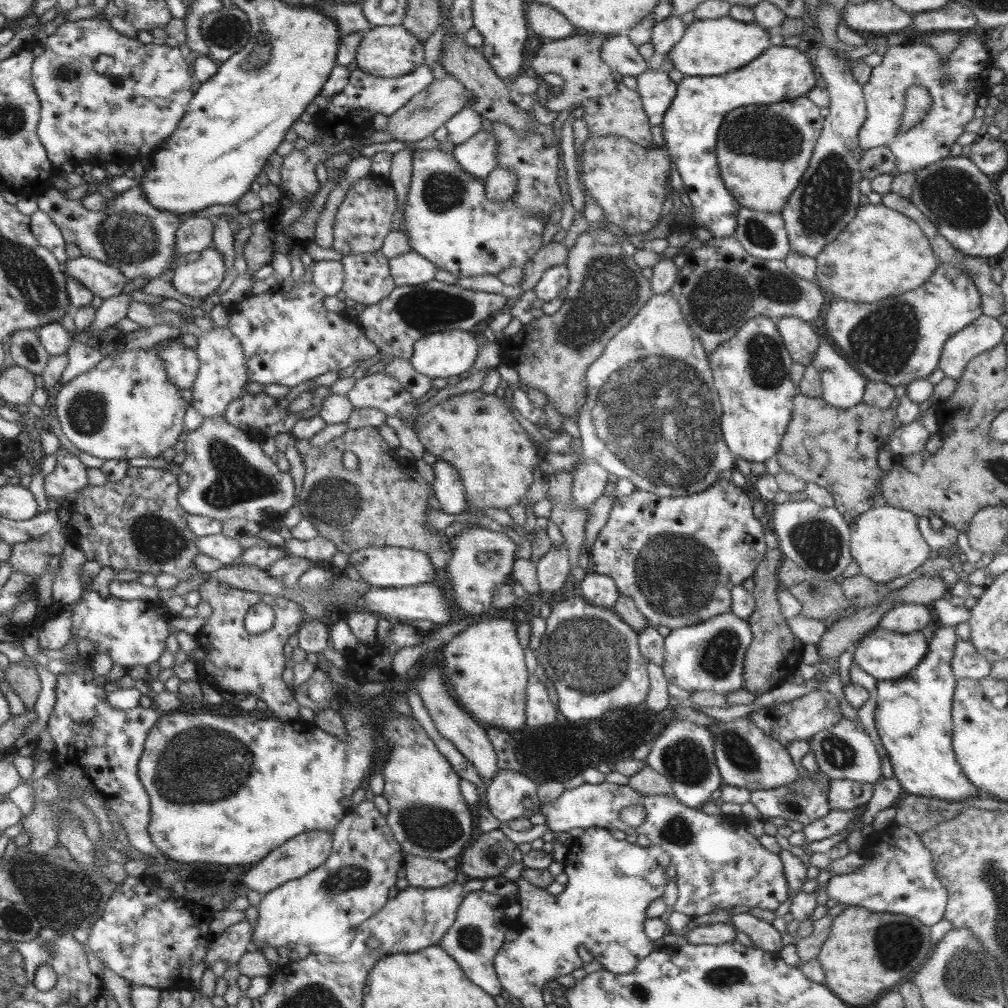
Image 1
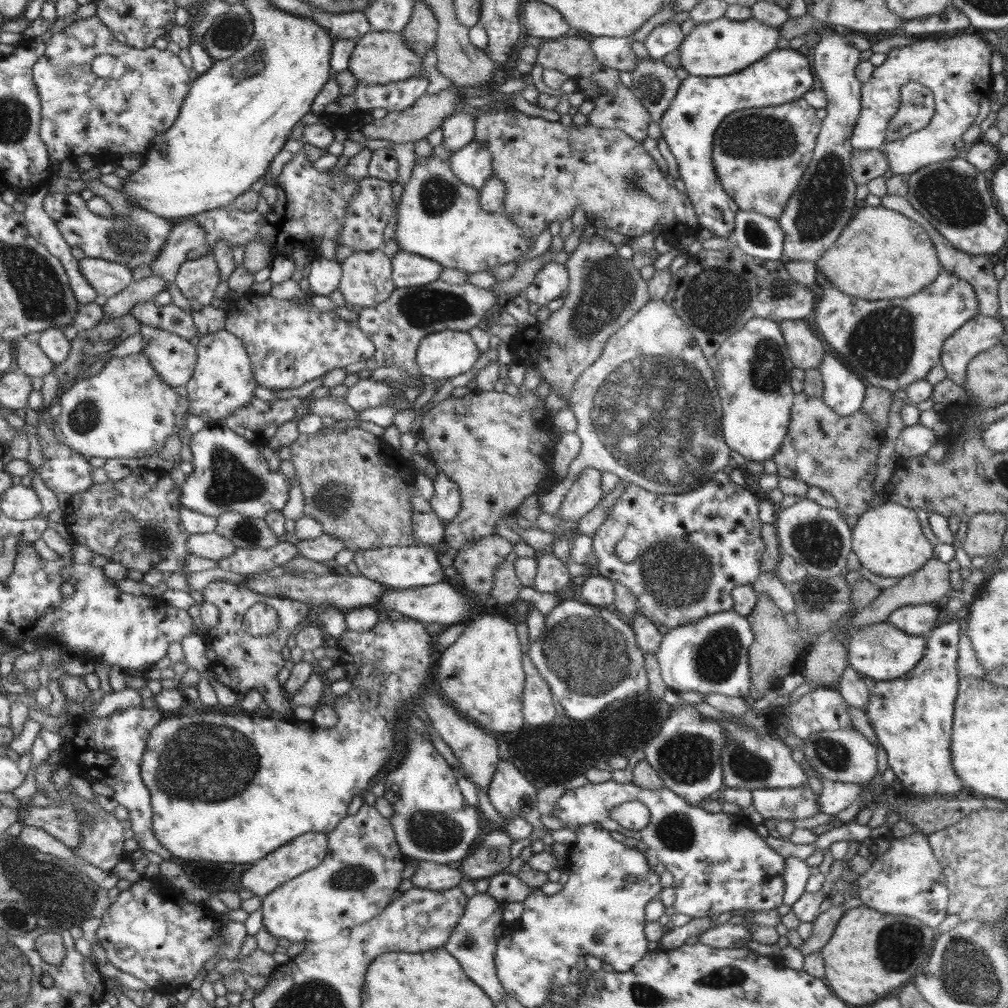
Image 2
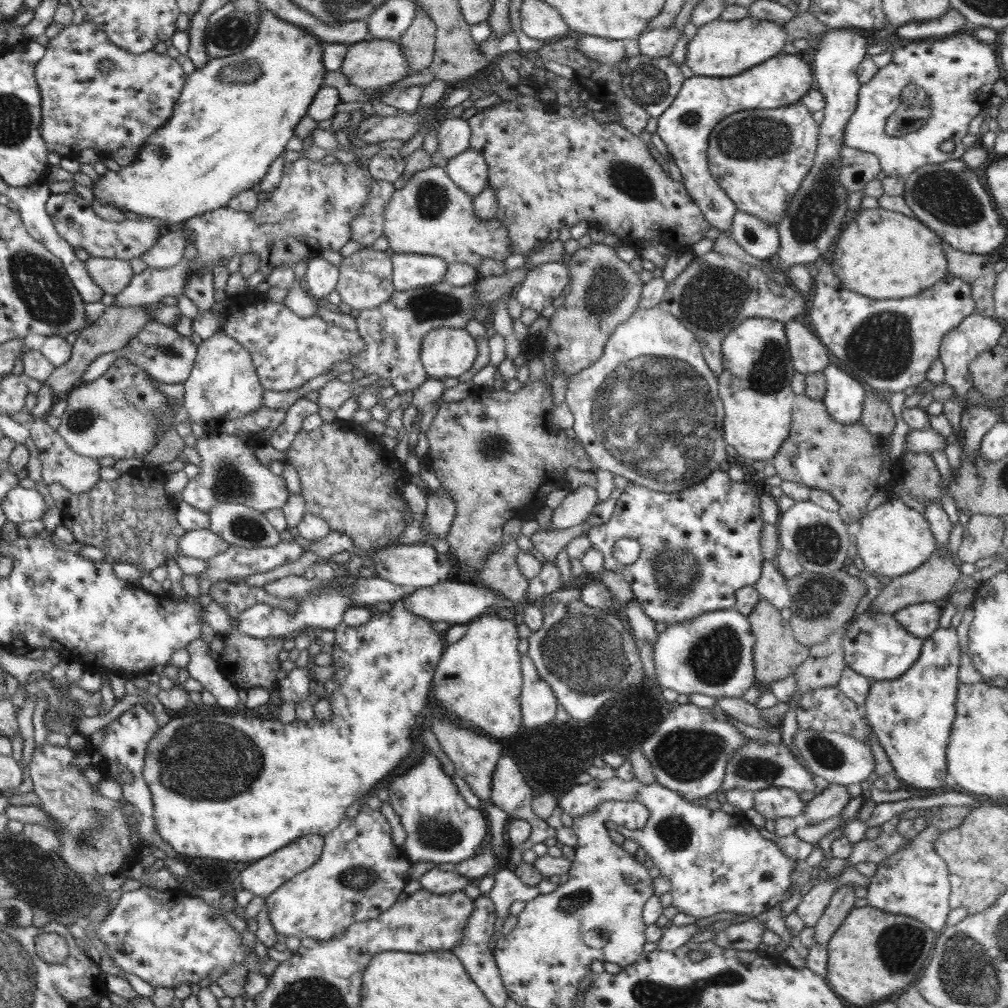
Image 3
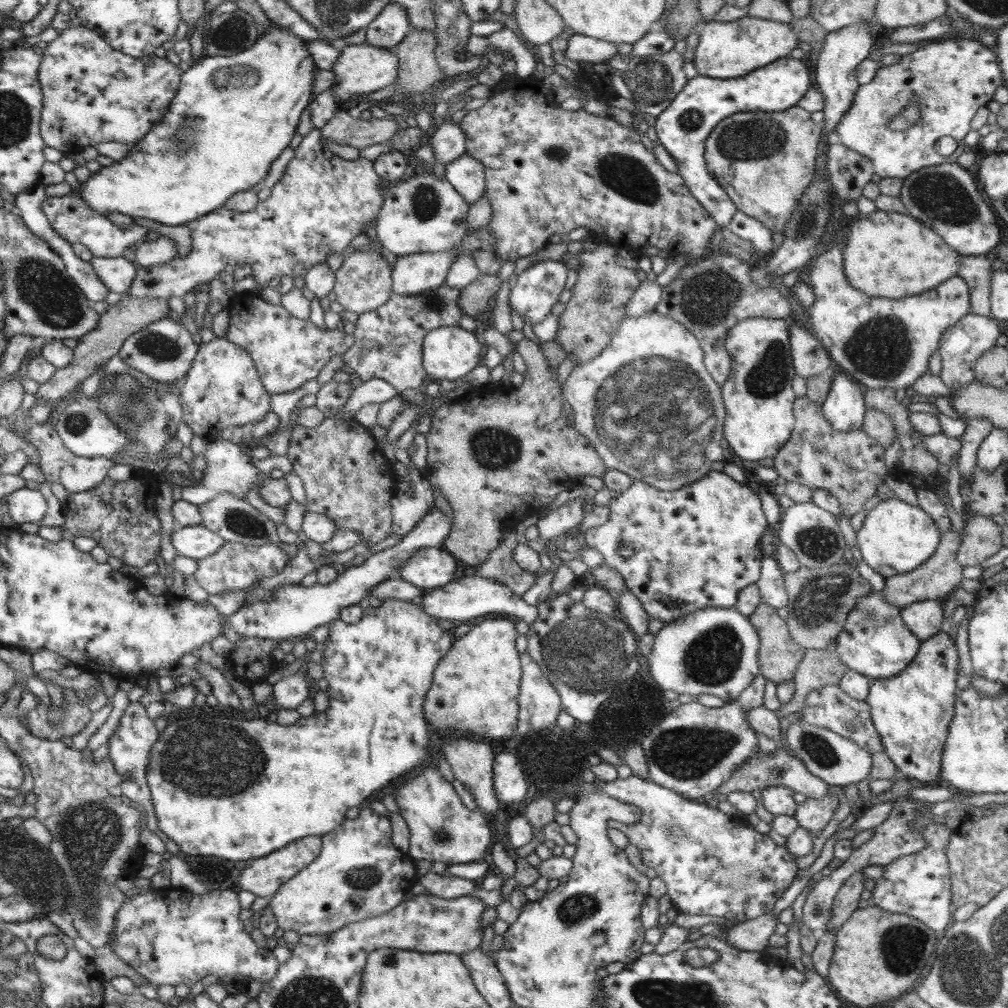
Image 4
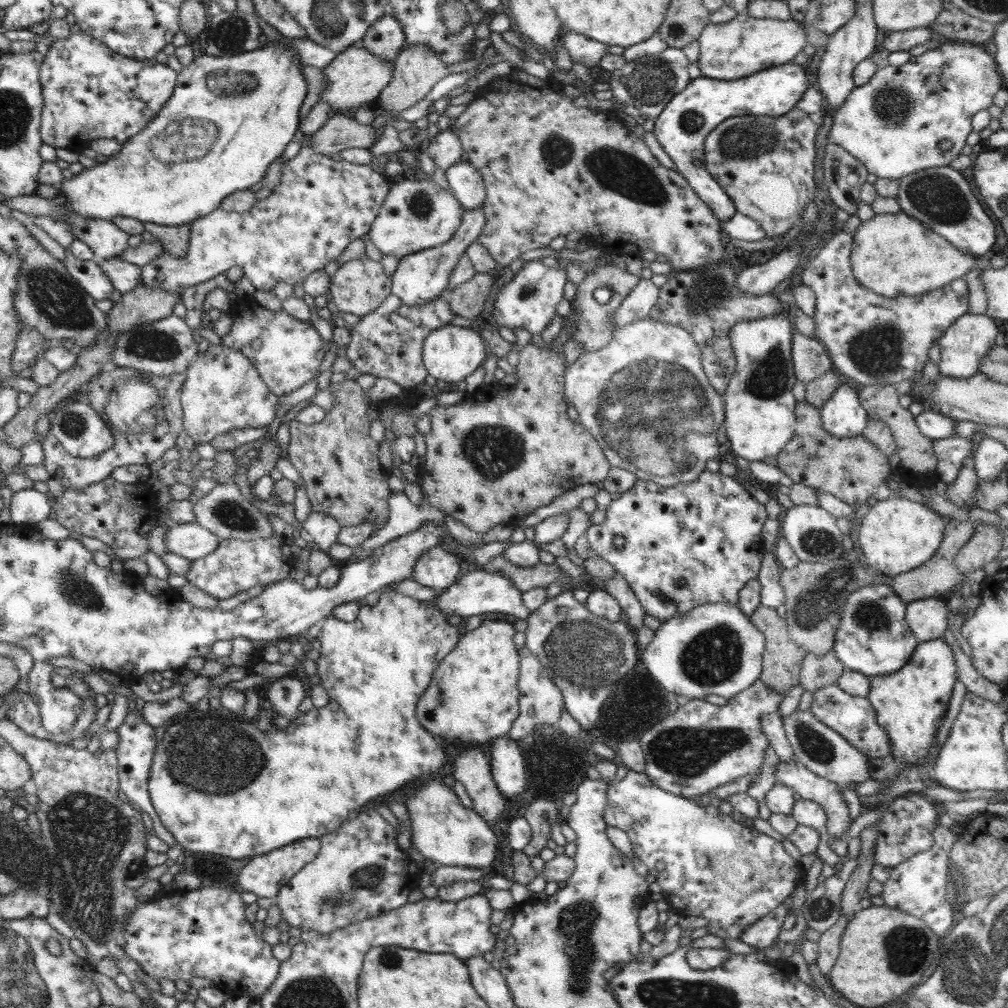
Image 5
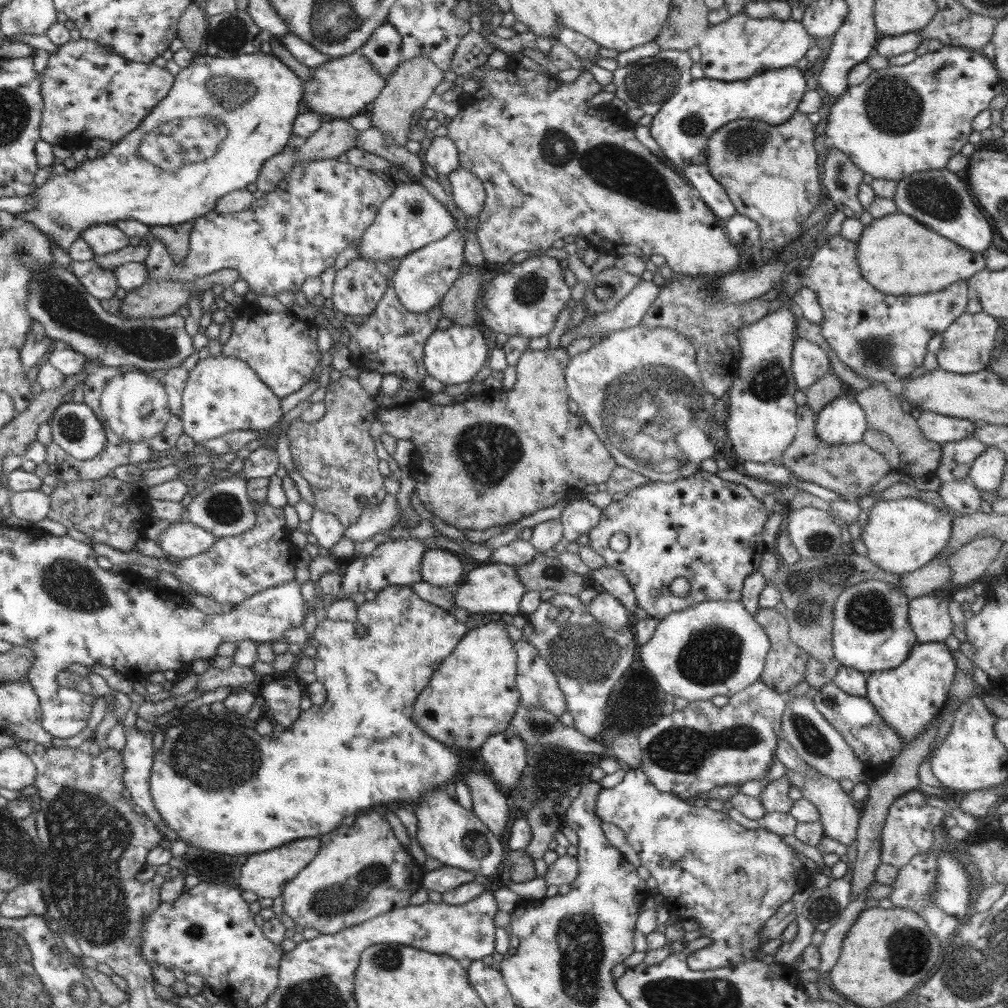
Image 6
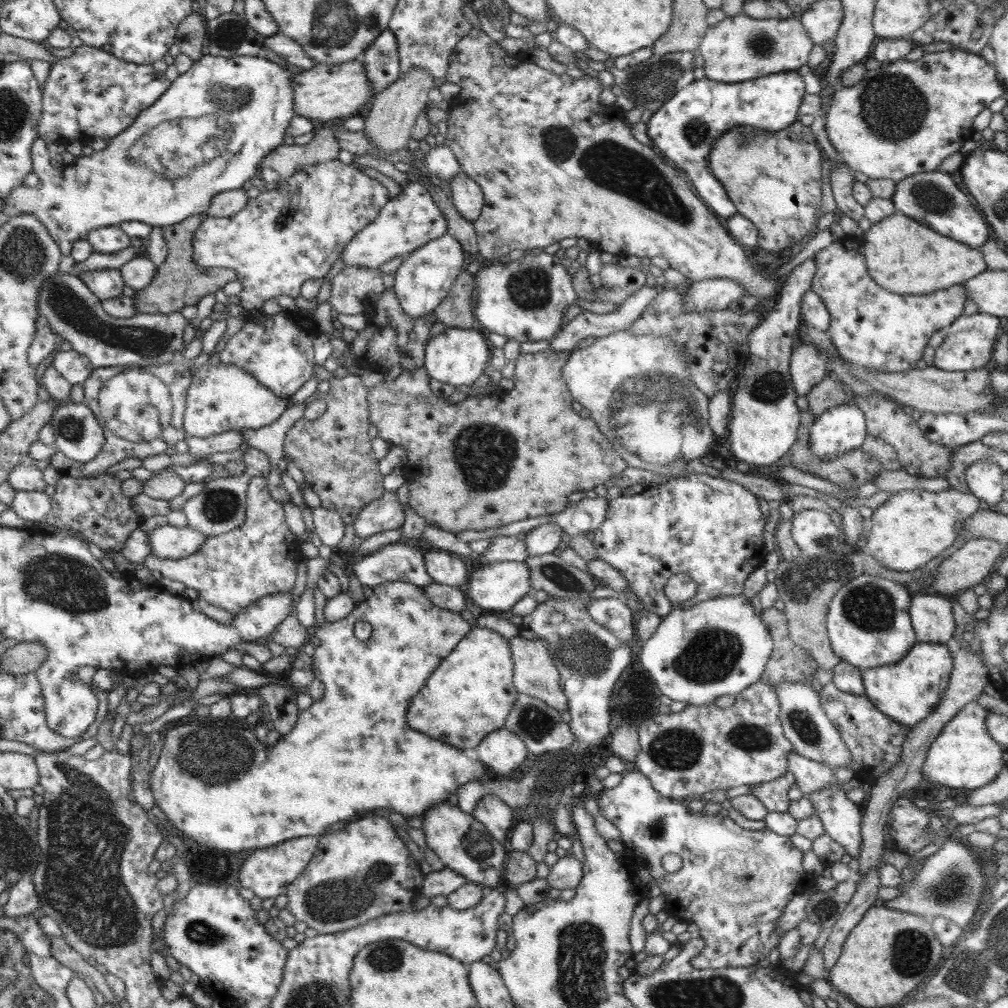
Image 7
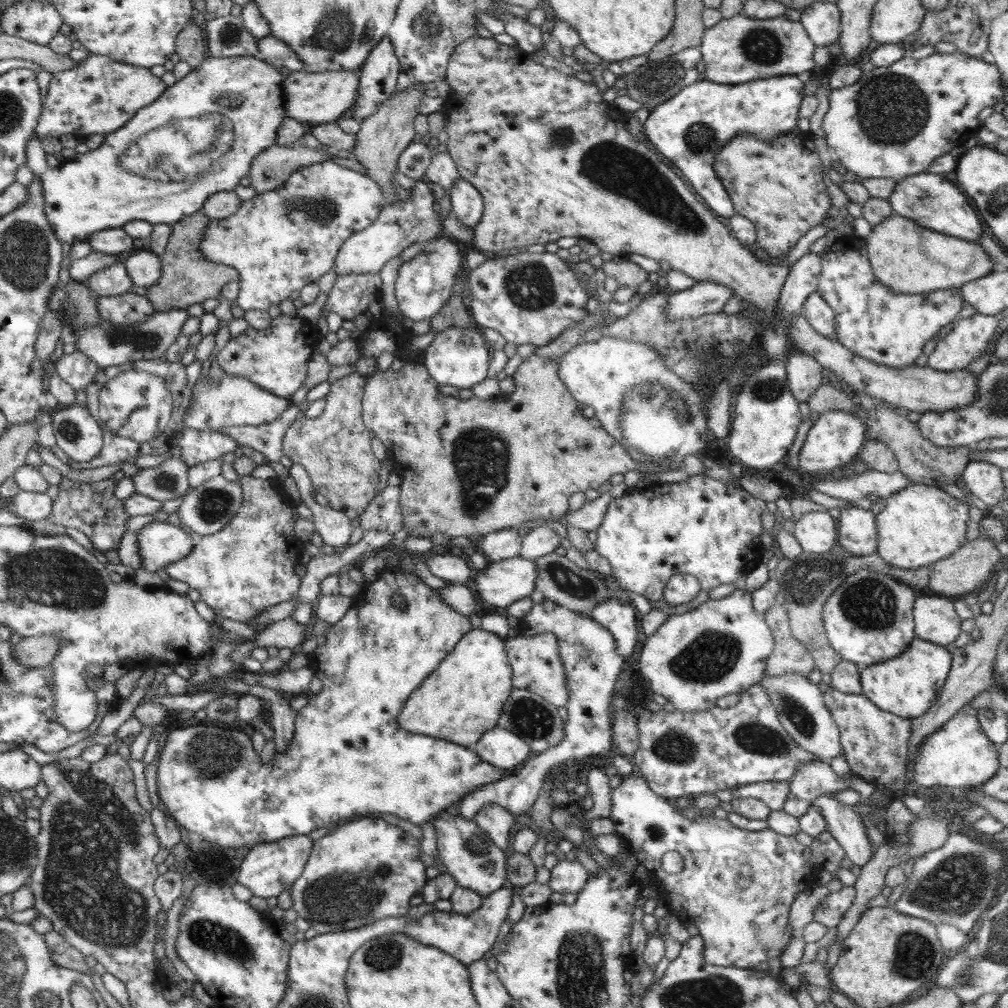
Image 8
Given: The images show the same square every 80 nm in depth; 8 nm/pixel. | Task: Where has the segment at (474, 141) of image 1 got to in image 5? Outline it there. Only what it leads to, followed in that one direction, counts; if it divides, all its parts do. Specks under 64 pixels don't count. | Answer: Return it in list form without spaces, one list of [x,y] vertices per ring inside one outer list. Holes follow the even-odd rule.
[[[461,159],[446,170],[449,189],[464,209],[472,210],[483,206],[487,197],[485,182],[470,163]]]

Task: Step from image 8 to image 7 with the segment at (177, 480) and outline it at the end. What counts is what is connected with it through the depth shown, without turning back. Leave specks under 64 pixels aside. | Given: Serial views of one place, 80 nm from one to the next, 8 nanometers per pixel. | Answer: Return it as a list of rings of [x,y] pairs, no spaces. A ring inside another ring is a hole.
[[[167,466],[154,472],[154,475],[142,483],[142,494],[150,498],[169,501],[183,493],[186,483]]]

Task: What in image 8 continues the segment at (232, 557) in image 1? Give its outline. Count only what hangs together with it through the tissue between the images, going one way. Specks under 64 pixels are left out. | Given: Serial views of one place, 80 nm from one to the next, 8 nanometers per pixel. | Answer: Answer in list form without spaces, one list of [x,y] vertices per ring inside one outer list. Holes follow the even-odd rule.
[[[152,521],[138,530],[142,566],[156,572],[184,558],[192,550],[196,538],[168,521]]]

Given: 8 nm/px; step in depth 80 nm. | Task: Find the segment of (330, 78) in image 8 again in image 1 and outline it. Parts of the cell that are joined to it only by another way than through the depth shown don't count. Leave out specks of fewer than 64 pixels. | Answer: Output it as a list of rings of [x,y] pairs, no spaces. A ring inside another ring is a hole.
[[[402,25],[396,26],[372,26],[364,33],[355,54],[355,61],[358,69],[372,76],[394,78],[410,74],[425,62],[425,47],[418,40],[418,37],[411,35],[411,32]]]

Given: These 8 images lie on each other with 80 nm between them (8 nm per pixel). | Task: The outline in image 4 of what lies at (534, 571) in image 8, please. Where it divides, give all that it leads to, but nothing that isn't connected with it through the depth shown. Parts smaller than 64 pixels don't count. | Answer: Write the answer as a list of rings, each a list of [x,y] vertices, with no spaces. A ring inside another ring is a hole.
[[[477,573],[475,576],[462,577],[460,580],[449,582],[444,586],[427,589],[416,601],[421,603],[426,614],[436,616],[436,619],[451,620],[457,624],[461,623],[462,620],[471,622],[477,616],[490,614],[490,612],[512,614],[529,626],[538,619],[538,611],[535,606],[528,604],[522,597],[514,594],[505,584],[491,578],[482,578]]]

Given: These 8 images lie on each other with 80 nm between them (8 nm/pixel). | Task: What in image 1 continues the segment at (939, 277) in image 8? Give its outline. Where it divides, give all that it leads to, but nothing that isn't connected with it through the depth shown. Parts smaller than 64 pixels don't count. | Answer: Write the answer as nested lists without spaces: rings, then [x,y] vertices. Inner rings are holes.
[[[865,200],[856,211],[856,216],[831,243],[826,244],[815,261],[817,269],[813,282],[823,294],[862,303],[874,303],[886,296],[896,296],[920,287],[933,275],[938,264],[938,258],[934,256],[929,240],[917,222],[882,203],[874,205]]]

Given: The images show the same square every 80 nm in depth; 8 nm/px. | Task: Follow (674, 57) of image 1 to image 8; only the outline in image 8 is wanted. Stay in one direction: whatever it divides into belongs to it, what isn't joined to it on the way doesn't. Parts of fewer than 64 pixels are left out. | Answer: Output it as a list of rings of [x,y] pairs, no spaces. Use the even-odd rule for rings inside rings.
[[[742,14],[719,20],[705,29],[698,46],[705,64],[704,76],[718,84],[748,83],[749,80],[767,79],[770,76],[814,73],[813,52],[816,48],[800,21],[787,17],[753,19]]]

